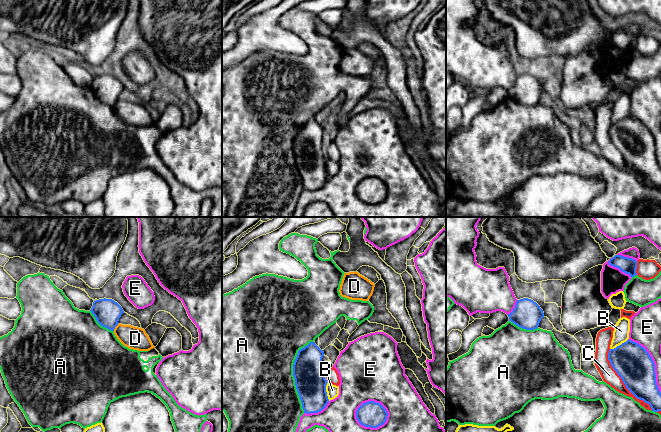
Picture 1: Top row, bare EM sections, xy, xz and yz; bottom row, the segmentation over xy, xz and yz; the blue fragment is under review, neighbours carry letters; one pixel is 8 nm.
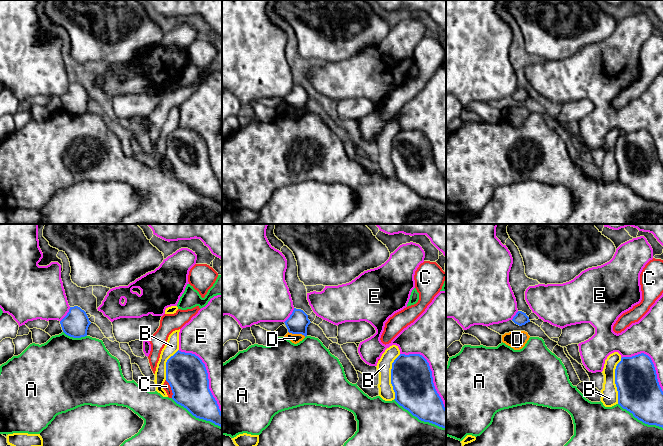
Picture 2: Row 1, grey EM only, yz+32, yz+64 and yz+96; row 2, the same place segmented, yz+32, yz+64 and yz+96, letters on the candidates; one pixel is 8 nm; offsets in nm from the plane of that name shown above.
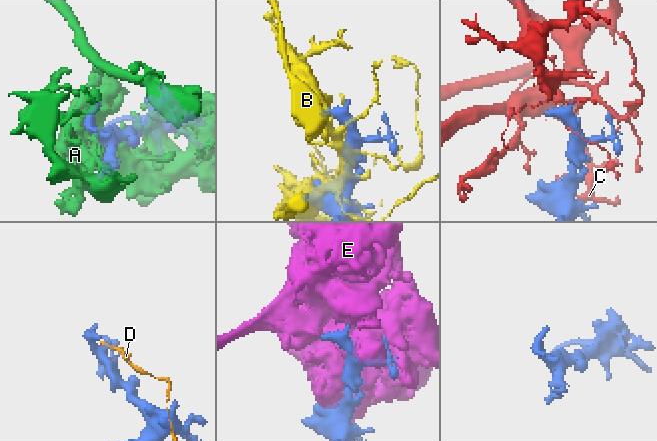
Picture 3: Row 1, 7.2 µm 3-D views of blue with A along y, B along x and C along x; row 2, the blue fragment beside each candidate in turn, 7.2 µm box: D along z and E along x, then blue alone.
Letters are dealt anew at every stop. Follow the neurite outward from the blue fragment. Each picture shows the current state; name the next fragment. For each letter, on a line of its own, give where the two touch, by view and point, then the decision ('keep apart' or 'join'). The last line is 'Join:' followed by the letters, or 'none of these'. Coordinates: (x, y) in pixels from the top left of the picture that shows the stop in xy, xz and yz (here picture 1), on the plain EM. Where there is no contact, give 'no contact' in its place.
A: contact xz (293, 150); keep apart
B: contact yz (619, 121); keep apart
C: contact yz (623, 158); keep apart
D: contact xy (115, 102); keep apart
E: contact xz (373, 203); keep apart
Join: none of these

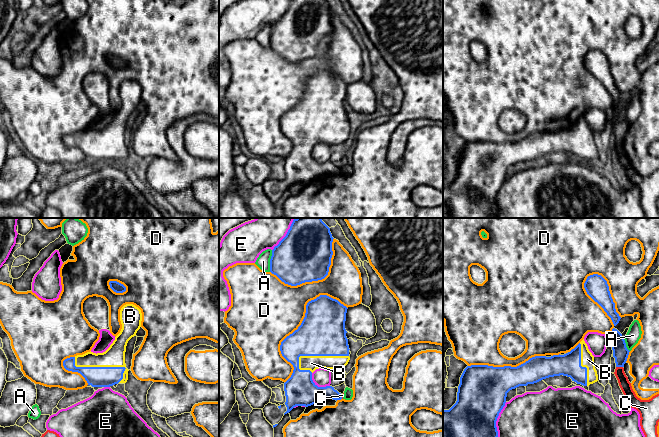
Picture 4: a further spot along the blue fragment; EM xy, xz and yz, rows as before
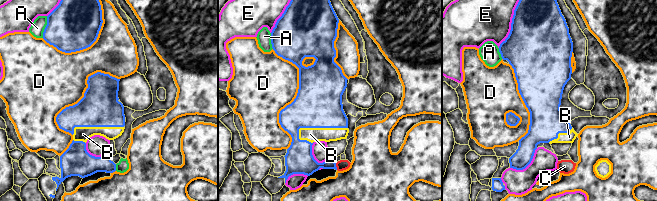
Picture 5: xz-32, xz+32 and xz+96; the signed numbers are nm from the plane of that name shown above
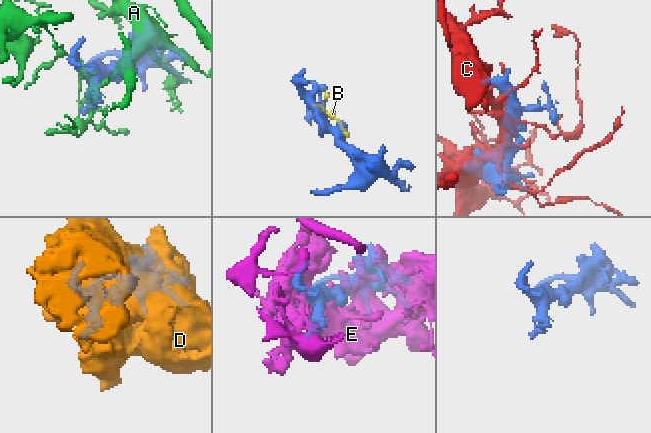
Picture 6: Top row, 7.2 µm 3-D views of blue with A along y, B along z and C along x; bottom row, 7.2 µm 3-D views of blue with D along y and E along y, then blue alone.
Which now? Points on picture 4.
A: contact xz (270, 37); keep apart
B: contact xz (318, 131); join
C: contact yz (619, 142); keep apart
D: contact xz (297, 105); keep apart
E: contact yz (495, 199); keep apart
Join: B

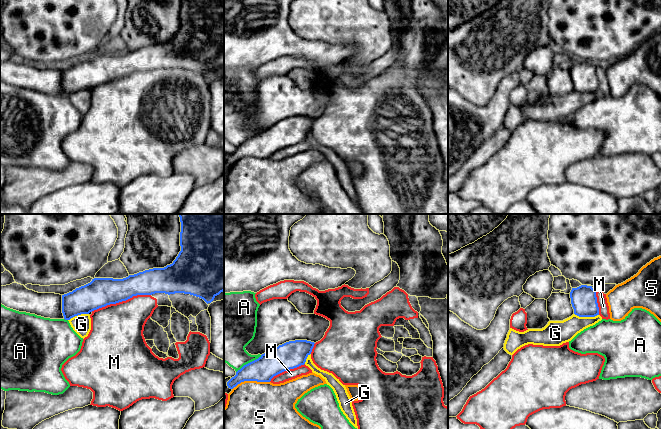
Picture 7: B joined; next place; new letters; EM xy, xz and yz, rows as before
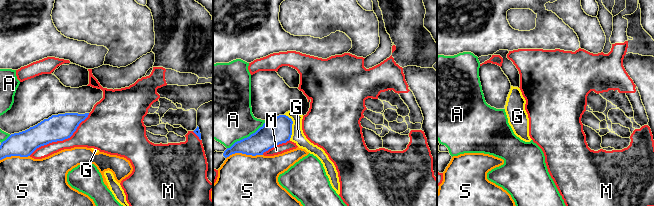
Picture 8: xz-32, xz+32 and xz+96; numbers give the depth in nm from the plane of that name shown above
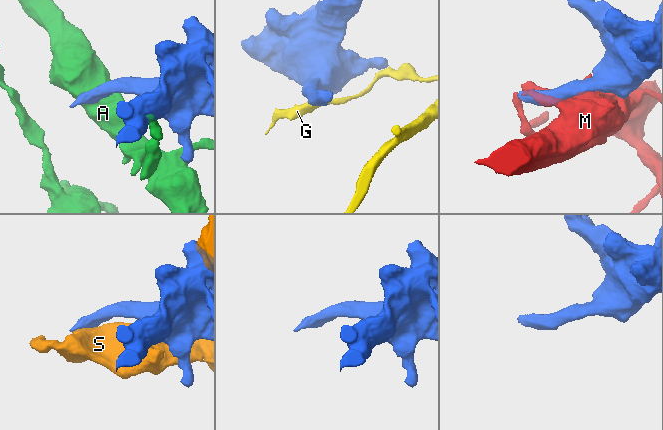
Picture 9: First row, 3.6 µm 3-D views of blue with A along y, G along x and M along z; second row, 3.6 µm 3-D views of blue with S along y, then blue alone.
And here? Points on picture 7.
A: contact xz (248, 139); keep apart
G: contact yz (586, 92); keep apart
M: contact xy (120, 77); keep apart
S: contact xz (252, 156); keep apart
Join: none of these

